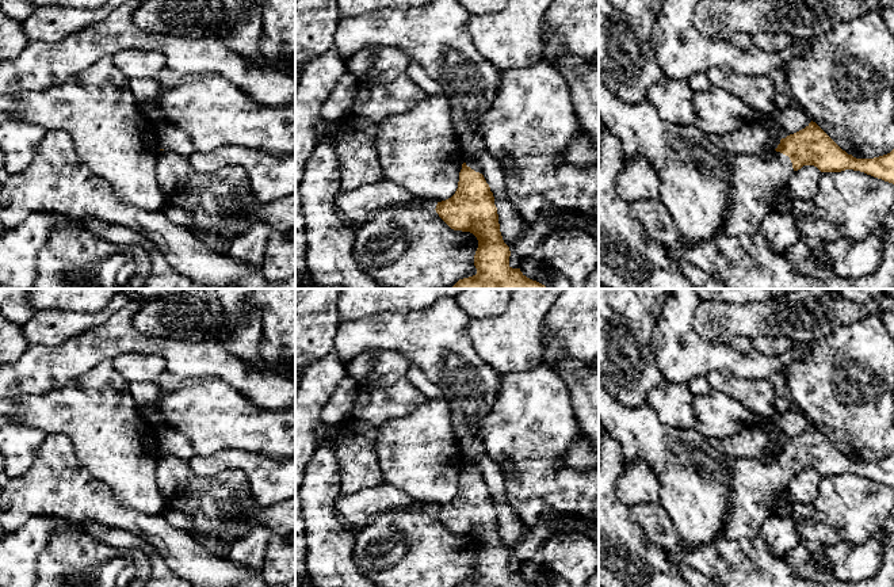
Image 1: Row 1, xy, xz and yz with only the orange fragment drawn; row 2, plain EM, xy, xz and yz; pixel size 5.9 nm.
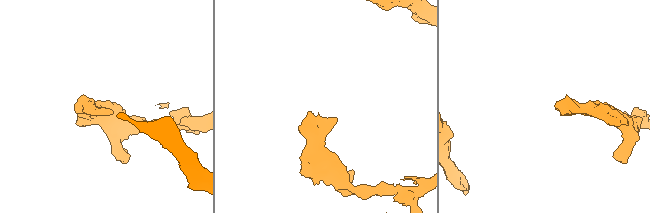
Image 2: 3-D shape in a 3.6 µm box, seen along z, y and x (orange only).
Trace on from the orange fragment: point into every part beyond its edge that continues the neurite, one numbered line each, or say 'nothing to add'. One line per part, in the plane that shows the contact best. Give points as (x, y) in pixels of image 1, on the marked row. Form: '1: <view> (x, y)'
1: yz (755, 178)

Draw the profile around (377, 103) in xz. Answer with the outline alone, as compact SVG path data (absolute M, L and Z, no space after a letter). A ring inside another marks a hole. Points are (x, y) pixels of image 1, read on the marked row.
M402 73L383 85L359 85L351 108L358 117L379 123L393 115L409 111L428 96L408 73Z

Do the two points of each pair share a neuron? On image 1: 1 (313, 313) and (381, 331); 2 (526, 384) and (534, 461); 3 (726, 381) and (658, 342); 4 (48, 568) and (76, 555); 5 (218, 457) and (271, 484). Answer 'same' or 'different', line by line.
1: different
2: same
3: different
4: same
5: same

